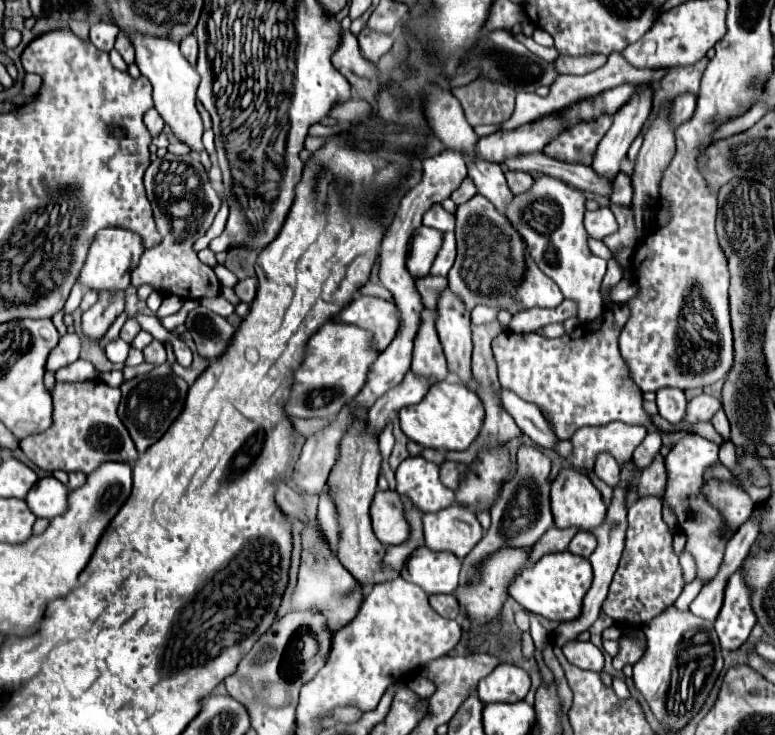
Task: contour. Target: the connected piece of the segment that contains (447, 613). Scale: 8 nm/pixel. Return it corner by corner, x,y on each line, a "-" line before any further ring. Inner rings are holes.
434,594
430,596
430,604
444,618
458,618
462,612
460,602
454,594

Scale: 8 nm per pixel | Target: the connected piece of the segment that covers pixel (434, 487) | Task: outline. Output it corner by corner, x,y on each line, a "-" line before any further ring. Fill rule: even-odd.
422,456
406,458
396,470
396,492
406,494
422,512
438,512
454,502
454,492
440,482
440,466

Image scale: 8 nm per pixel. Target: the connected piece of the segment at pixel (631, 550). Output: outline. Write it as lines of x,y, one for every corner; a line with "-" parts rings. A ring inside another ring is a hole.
642,496
628,506
626,546
602,606
602,612
610,616
616,626
642,628
652,618
662,614
666,606
672,606
680,596
684,580
678,556
672,550
672,538
674,534
662,520
662,500
658,496

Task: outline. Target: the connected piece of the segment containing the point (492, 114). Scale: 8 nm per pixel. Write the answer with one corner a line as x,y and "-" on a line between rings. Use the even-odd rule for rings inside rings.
478,78
468,86
452,88
452,94
460,100
470,126
502,124
514,112
516,92
490,78

